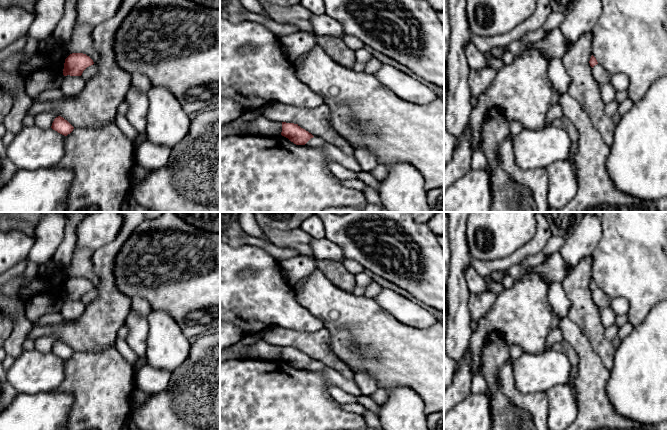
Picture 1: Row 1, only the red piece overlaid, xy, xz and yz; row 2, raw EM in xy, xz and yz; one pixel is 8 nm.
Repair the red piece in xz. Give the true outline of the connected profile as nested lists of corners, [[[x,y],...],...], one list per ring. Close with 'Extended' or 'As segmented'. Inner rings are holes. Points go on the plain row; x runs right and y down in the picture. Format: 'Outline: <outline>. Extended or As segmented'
Outline: [[[282,346],[281,359],[296,369],[305,369],[314,360],[298,348]]]. As segmented

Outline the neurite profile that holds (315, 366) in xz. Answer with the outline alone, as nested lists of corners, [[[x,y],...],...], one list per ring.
[[[314,360],[305,369],[308,371],[318,372],[318,371],[322,371],[324,369],[324,367],[325,367],[324,364]]]

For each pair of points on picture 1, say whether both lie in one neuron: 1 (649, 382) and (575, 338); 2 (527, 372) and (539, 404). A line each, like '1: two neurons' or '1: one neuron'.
1: two neurons
2: two neurons

